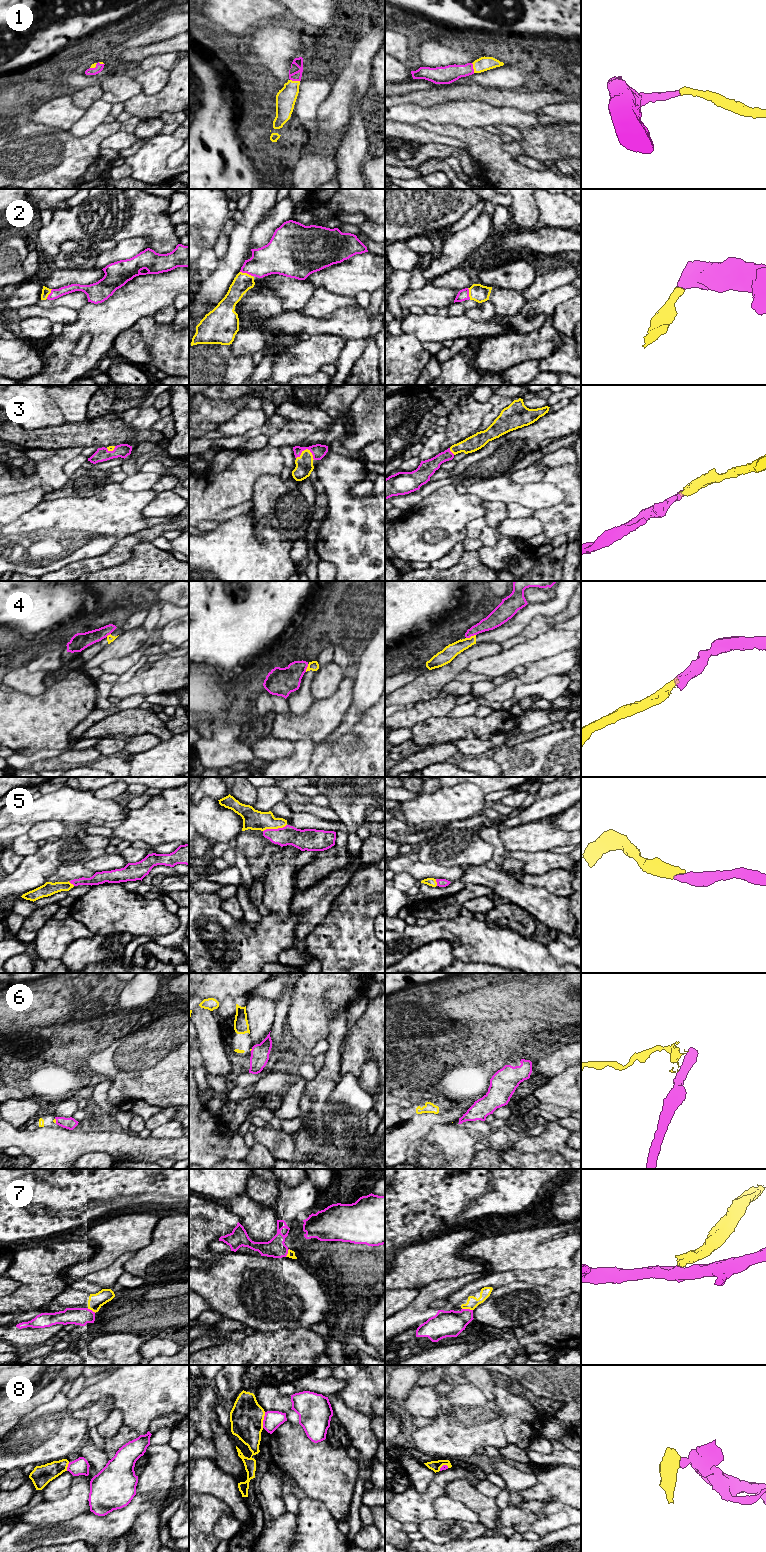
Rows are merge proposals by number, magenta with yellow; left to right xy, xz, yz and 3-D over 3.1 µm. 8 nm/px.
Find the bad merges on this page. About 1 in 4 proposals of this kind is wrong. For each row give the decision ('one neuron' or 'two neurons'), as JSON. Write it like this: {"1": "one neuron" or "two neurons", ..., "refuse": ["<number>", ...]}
{"1": "one neuron", "2": "one neuron", "3": "one neuron", "4": "two neurons", "5": "one neuron", "6": "two neurons", "7": "two neurons", "8": "two neurons", "refuse": ["4", "6", "7", "8"]}

